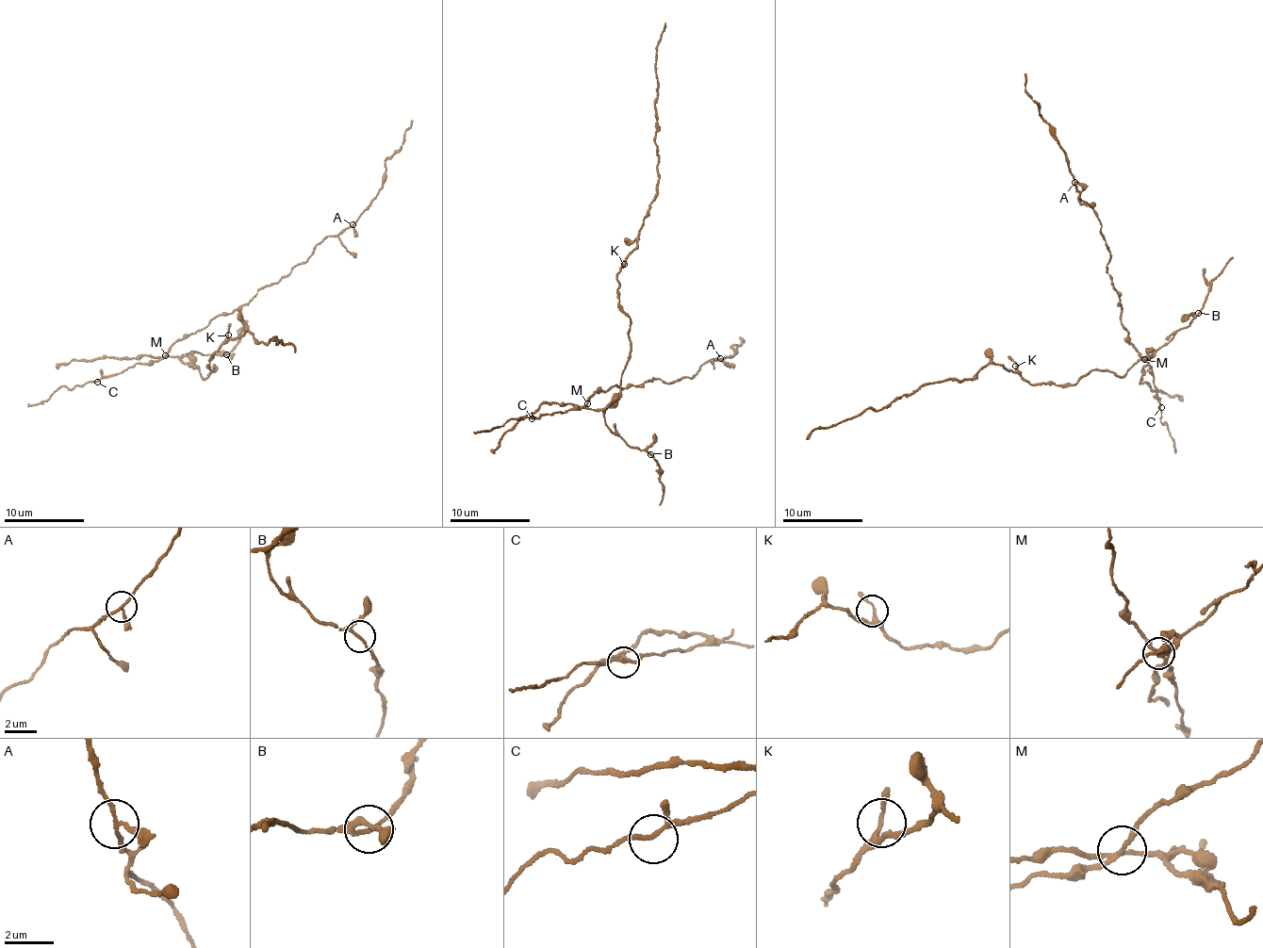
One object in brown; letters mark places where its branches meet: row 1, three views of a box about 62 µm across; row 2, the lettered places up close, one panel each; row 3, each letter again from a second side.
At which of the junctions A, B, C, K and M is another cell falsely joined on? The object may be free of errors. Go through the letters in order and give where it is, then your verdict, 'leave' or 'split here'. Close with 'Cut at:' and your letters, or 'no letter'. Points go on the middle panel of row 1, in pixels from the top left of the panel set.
A: place (720, 358); leave
B: place (650, 454); leave
C: place (532, 418); leave
K: place (624, 264); leave
M: place (587, 403); leave
Cut at: no letter

